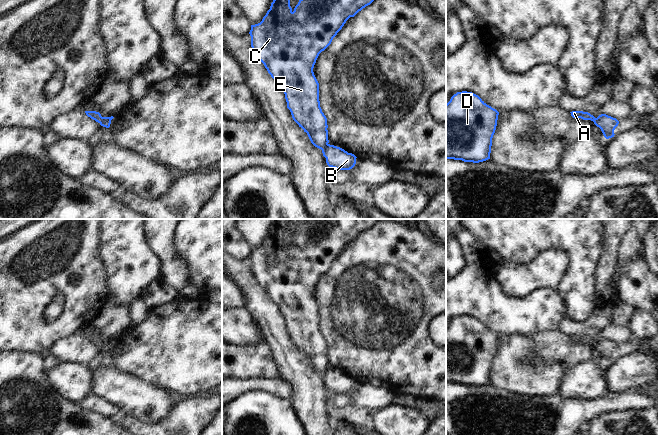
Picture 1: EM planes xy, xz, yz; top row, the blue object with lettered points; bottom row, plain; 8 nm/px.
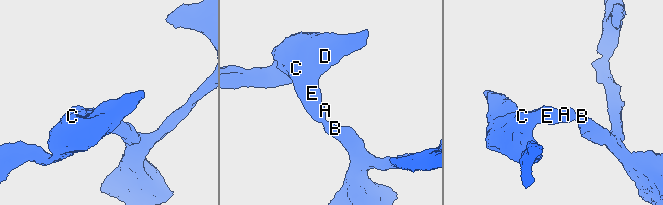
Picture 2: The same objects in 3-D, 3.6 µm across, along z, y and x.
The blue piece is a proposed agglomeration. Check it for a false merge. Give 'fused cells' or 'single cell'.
fused cells

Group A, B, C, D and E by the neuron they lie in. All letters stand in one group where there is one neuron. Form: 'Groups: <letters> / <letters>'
Groups: A C D E / B

